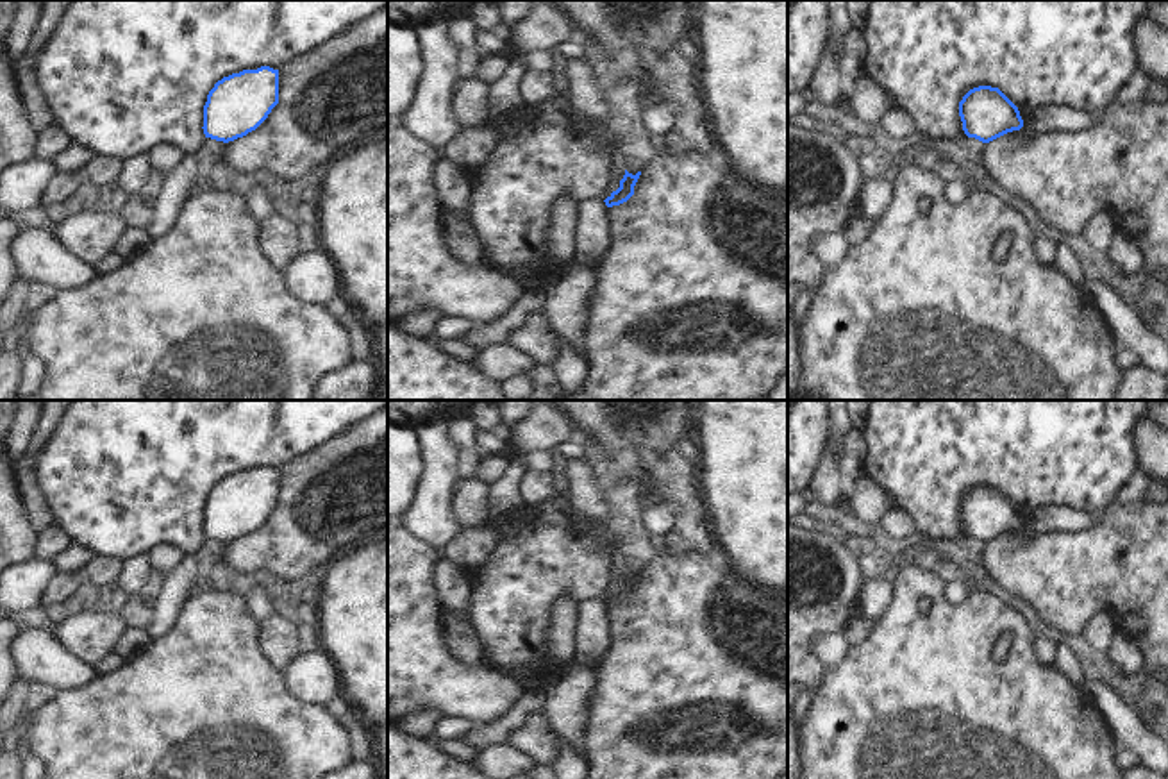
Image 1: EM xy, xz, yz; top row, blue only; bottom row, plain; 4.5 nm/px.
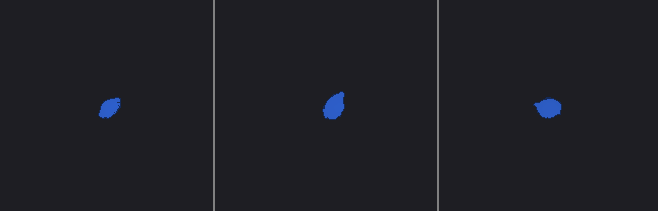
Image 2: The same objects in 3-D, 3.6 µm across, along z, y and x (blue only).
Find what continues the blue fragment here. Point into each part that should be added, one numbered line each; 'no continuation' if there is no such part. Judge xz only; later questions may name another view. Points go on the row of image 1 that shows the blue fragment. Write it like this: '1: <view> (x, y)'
no continuation

